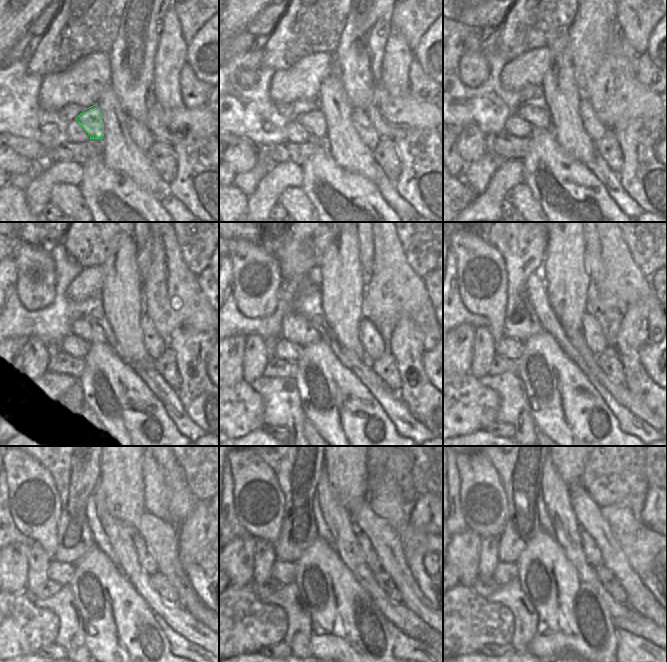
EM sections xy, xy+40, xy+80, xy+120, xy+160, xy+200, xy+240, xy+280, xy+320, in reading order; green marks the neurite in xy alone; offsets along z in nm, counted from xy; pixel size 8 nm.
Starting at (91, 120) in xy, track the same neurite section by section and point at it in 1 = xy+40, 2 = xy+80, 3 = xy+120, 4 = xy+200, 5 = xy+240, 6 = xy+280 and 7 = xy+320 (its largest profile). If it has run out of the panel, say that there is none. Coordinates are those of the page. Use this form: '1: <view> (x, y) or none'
1: xy+40 (314, 121)
2: xy+80 (538, 116)
3: xy+120 (90, 333)
4: xy+200 (521, 322)
5: xy+240 (72, 545)
6: xy+280 (288, 547)
7: xy+320 (510, 547)

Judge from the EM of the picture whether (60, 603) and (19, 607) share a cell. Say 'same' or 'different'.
different

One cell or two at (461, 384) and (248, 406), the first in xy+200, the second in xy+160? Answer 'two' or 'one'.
one

